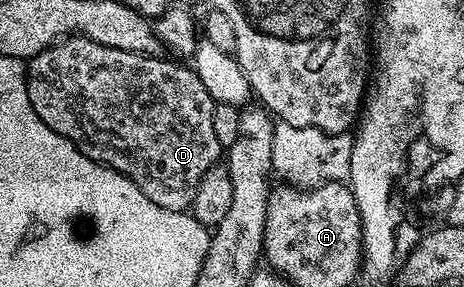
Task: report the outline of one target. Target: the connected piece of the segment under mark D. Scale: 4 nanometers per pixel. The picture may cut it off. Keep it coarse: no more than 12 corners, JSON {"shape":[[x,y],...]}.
{"shape":[[75,34],[36,114],[185,212],[224,150],[193,67]]}

